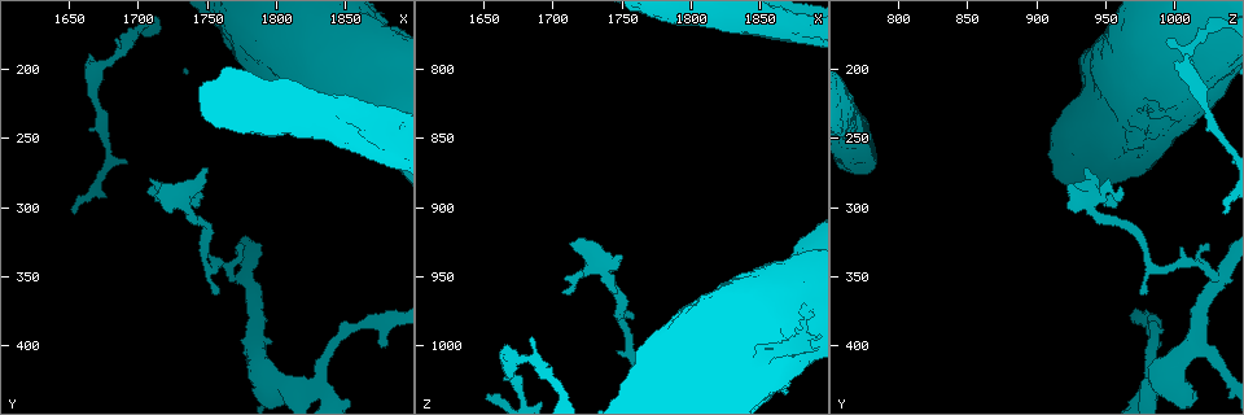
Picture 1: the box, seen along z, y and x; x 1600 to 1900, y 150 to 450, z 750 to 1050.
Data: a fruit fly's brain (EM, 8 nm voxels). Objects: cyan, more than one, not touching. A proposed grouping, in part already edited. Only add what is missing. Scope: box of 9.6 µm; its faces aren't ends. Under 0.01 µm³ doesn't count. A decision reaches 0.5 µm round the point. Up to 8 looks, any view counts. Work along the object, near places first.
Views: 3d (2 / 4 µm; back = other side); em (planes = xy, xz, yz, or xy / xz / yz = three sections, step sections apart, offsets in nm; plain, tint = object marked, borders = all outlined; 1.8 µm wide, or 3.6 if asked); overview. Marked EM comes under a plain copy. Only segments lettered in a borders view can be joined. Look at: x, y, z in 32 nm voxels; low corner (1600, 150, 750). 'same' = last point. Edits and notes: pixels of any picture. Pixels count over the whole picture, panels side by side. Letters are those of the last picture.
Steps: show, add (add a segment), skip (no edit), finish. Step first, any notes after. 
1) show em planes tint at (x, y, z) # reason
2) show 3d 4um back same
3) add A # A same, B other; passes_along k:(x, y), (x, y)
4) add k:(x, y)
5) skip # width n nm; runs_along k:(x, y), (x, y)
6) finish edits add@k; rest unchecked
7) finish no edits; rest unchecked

show 3d 4um at (1684, 180, 992) # free end

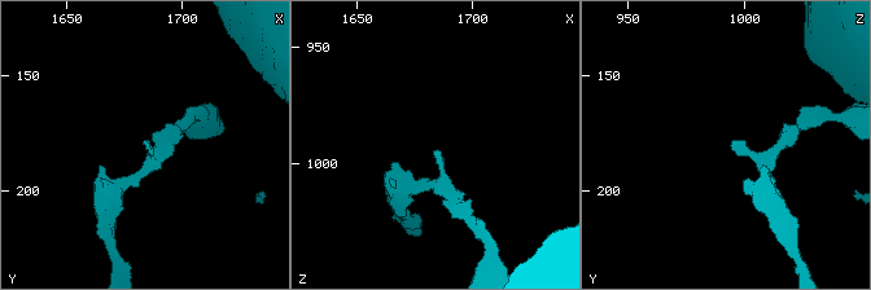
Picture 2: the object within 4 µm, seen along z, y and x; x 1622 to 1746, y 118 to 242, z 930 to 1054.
show em yz step 8 tint at (1684, 179, 993)

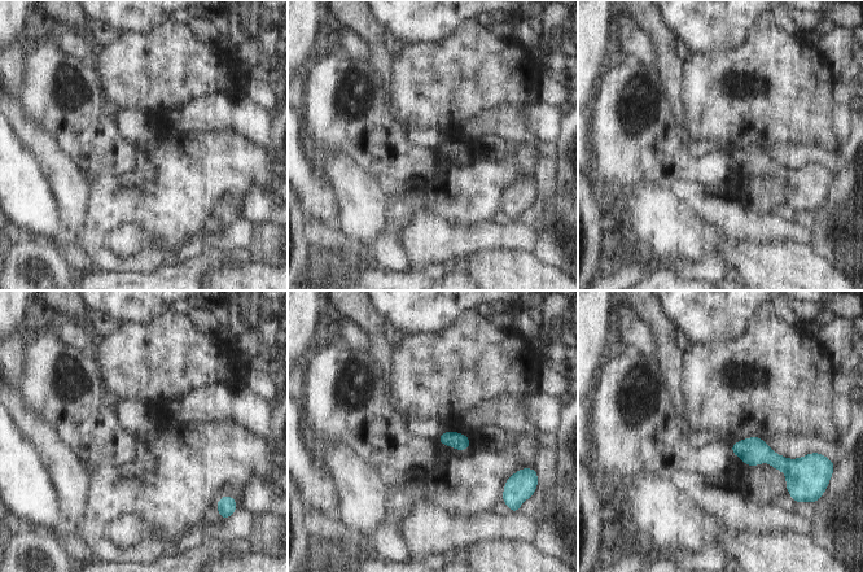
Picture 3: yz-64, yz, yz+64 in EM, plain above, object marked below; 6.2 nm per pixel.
show em xz step 4 borders same # another direction

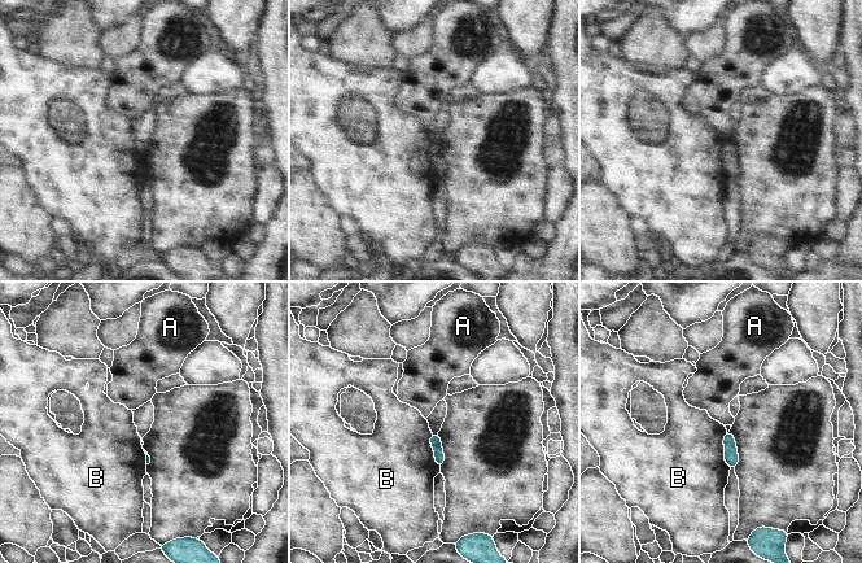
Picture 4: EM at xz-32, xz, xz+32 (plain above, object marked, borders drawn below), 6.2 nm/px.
skip # A other, B other; border 4:(726, 430), (725, 463), (730, 468); no lettered segment goes on from it

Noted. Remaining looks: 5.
show em xz step 16 borders at (1652, 302, 1038) # end of a long branch

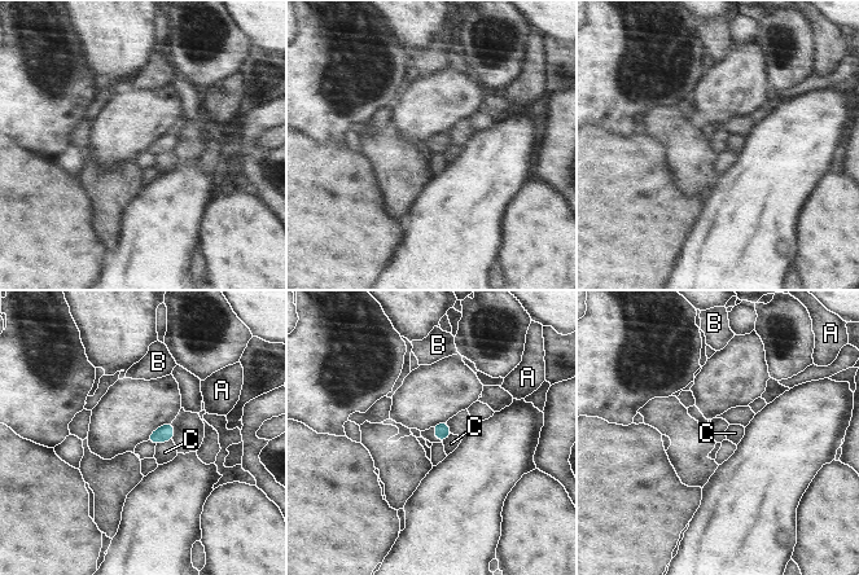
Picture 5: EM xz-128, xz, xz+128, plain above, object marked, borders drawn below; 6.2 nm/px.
show em planes borders same

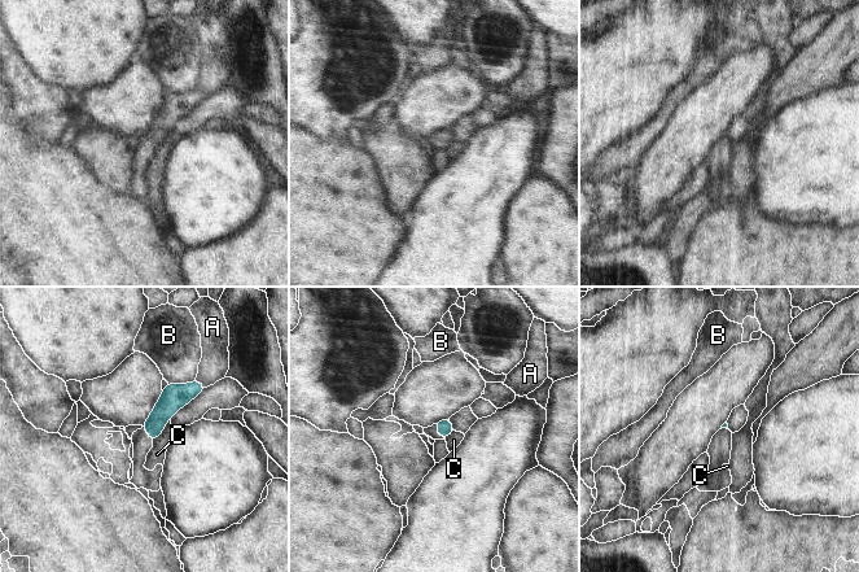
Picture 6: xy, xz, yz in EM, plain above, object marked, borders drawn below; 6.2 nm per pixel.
skip # longest_contact C 190 nm; A other, B other, C other; runs_along 6:(200, 387), (157, 419), (152, 436); none of them fits

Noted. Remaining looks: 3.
show 3d 4um at (1774, 328, 1026) # an open end

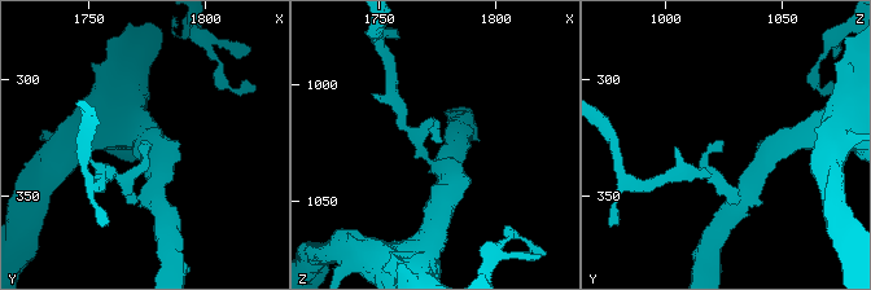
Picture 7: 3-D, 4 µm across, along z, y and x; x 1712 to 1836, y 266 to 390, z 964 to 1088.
show em 3.6um planes borders at (1776, 329, 1026)

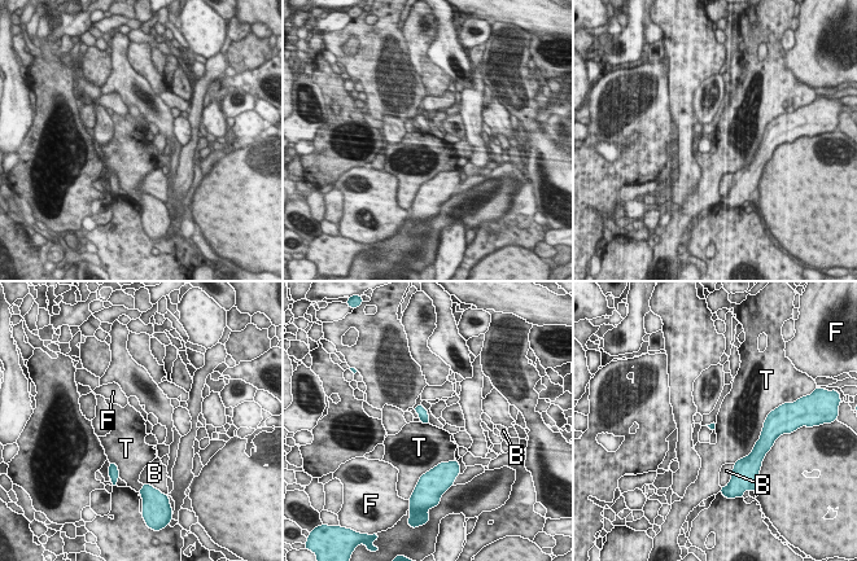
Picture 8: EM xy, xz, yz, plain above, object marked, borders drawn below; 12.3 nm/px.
skip # width 90 nm; B other, F other, T other; border 8:(763, 428), (753, 448), (734, 464); none of them fits

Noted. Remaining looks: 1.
finish no edits; rest unchecked

